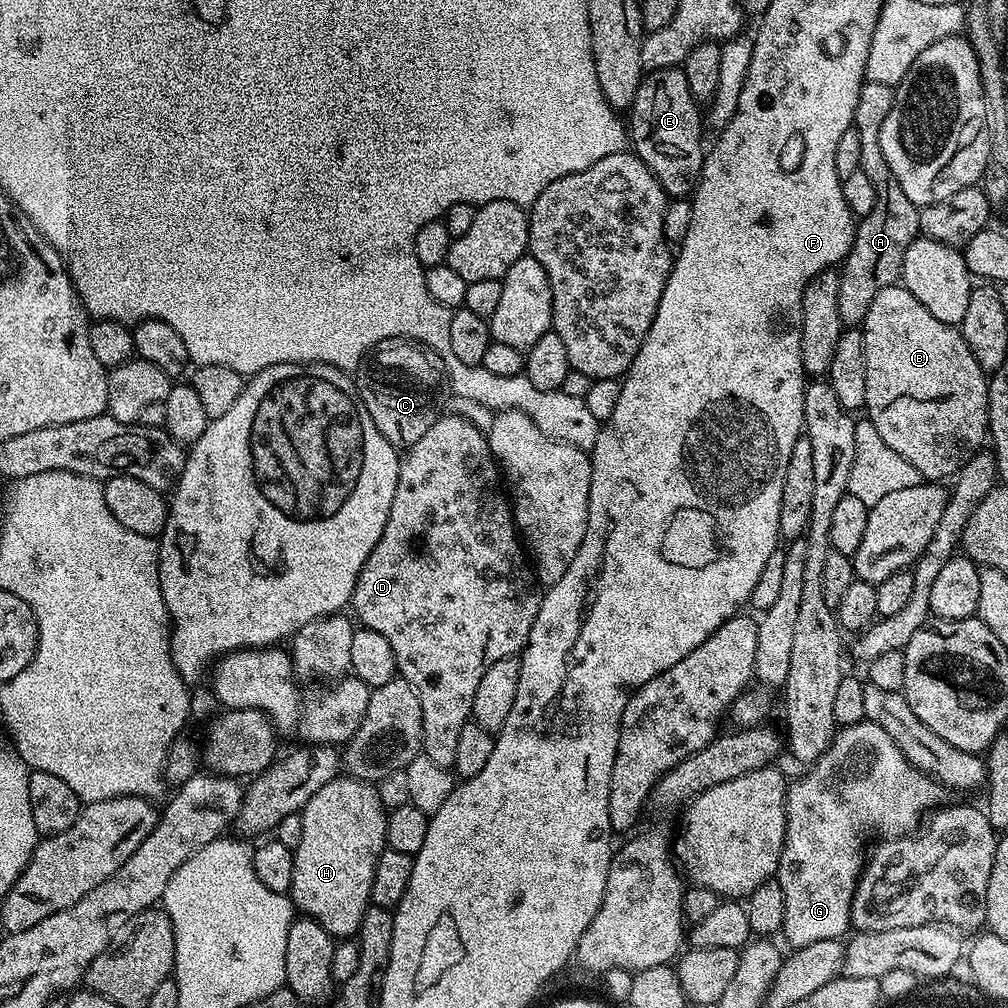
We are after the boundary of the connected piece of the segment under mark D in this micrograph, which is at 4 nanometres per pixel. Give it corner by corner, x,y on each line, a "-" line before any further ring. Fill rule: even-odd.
444,414
440,419
436,420
426,434
414,442
411,450
403,453
400,461
400,473
398,474
398,486
394,490
394,502
390,506
390,518
386,518
386,530
382,530
382,538
378,538
378,546
374,546
374,550
370,550
370,558
366,558
366,566
362,566
362,570
358,574
358,582
352,591
352,598
350,601
351,611
356,611
356,616
361,621
359,622
363,627
369,628
382,634
383,638
390,644
390,649
393,651
394,658
396,659
396,671
405,680
416,688
418,698
421,699
422,706
422,722
424,723
424,745
423,753
427,755
435,766
445,769
451,769
452,763
456,760
456,755
460,752
460,735
464,732
464,723
469,723
472,715
472,703
474,702
474,690
478,690
478,682
482,678
482,674
486,674
486,670
490,670
490,666
494,666
494,662
498,662
507,656
516,656
517,653
523,649
525,642
528,641
530,630
534,626
534,618
540,609
540,597
542,595
542,585
536,578
535,571
530,563
529,557
526,555
525,545
522,543
521,537
516,531
516,521
512,519
512,506
509,497
506,495
505,489
502,487
502,472
496,463
496,458
493,456
490,446
488,445
487,435
483,431
480,432
467,420
464,416
449,416

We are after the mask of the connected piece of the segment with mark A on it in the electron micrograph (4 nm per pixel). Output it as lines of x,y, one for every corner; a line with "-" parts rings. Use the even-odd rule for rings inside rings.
870,108
870,120
862,120
854,125
861,147
859,171
870,178
876,197
874,210
863,213
857,223
852,248
844,257
838,272
838,314
846,326
863,325
866,310
870,310
870,302
878,298
878,290
893,287
901,279
900,271
906,250
910,242
920,236
920,208
910,202
910,198
906,198
902,186
898,186
898,178
894,178
886,162
886,154
882,154
882,122
886,122
886,110
891,109

